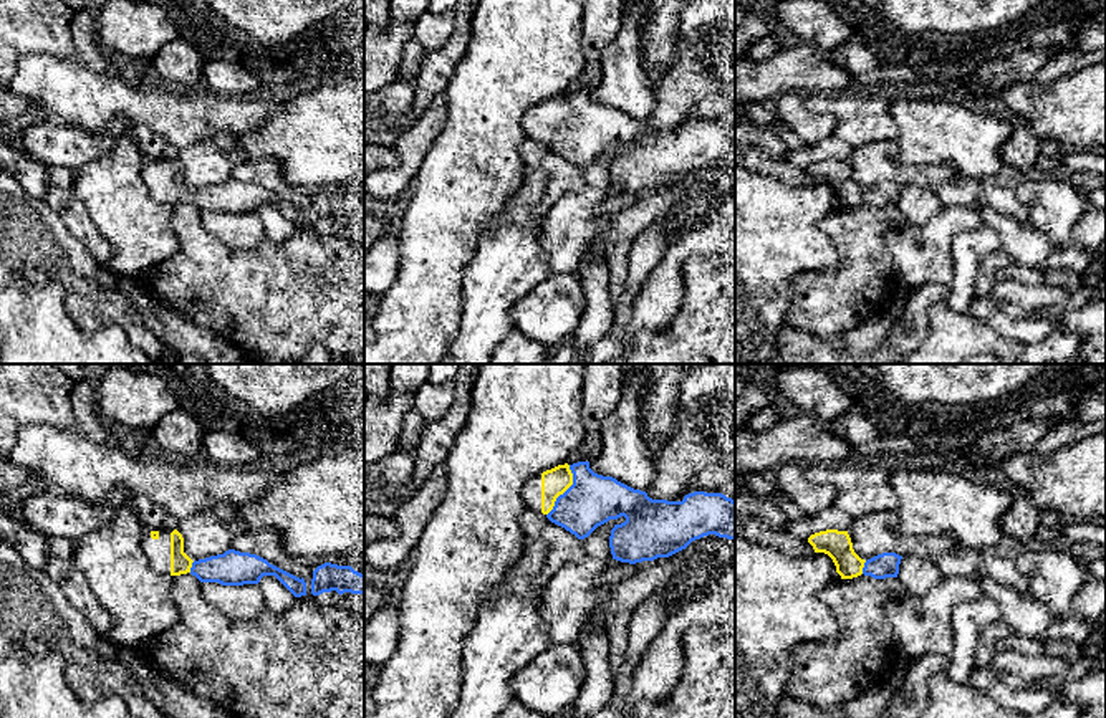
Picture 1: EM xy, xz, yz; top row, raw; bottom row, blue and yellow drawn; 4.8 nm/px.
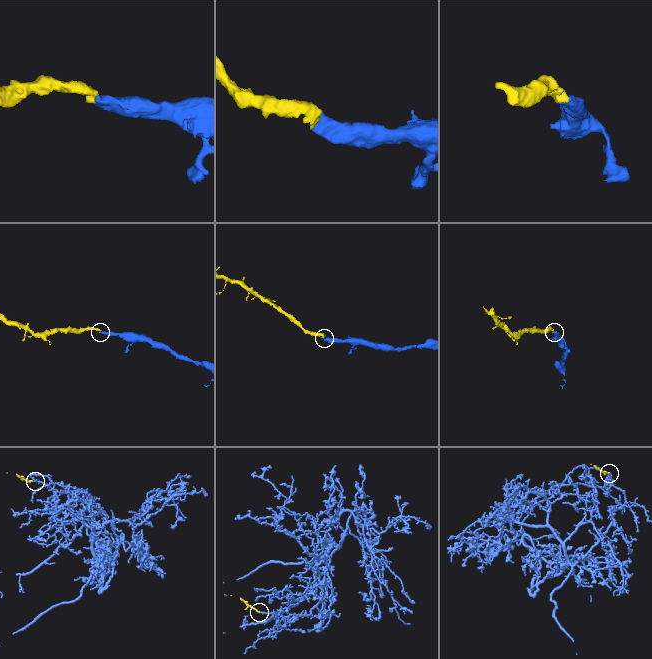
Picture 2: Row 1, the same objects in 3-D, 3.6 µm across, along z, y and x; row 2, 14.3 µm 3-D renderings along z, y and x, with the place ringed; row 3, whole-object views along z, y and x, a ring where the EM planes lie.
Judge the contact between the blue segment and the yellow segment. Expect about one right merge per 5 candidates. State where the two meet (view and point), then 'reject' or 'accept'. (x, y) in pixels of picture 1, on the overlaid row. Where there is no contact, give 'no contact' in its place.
xz (567, 490) | accept

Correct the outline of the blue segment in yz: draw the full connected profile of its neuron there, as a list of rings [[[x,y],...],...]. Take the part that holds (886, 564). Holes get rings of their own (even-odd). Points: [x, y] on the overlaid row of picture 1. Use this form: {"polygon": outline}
{"polygon": [[[826,529],[808,538],[815,553],[828,554],[841,579],[853,579],[861,574],[874,579],[897,577],[902,556],[882,553],[868,561],[861,559],[854,549],[848,531]]]}

